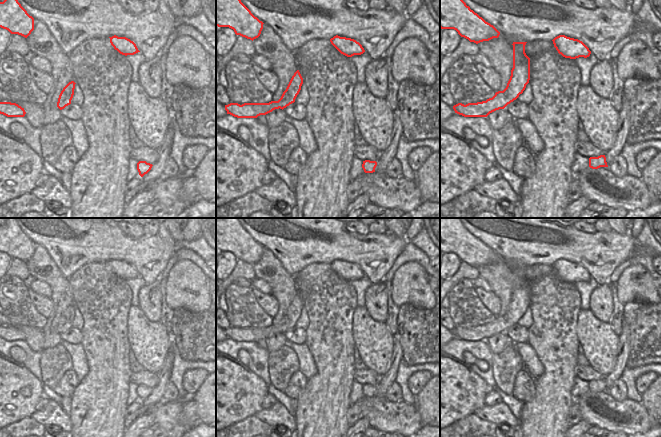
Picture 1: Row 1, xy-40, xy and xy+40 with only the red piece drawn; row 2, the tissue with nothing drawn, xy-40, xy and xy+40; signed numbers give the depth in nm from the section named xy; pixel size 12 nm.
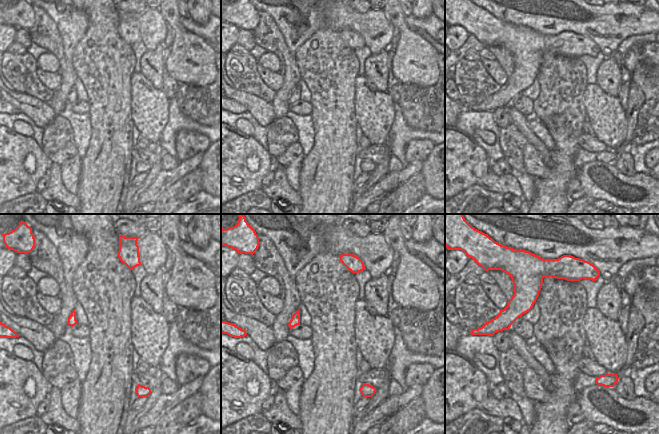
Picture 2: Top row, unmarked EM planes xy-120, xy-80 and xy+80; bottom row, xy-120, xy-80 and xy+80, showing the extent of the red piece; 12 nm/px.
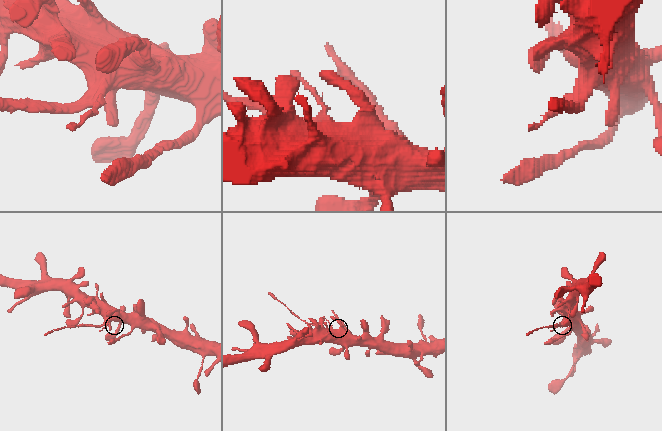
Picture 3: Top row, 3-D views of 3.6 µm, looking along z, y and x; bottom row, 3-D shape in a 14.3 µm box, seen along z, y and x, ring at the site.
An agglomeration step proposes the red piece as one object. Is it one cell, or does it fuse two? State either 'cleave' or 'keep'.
cleave

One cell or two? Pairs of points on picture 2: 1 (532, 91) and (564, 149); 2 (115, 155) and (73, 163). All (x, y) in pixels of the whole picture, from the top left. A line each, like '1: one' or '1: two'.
1: two
2: two

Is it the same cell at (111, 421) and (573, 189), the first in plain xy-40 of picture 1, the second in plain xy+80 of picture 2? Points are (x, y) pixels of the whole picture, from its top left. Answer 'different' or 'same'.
different

